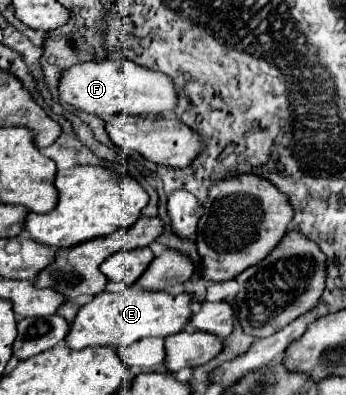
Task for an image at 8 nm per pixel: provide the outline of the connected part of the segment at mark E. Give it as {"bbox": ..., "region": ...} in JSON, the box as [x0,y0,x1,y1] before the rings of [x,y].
{"bbox":[65,285,193,349],"region":[[[139,285],[125,287],[121,293],[109,293],[103,291],[93,297],[91,303],[83,305],[71,323],[71,333],[65,337],[65,343],[71,349],[83,349],[83,347],[129,347],[131,343],[143,339],[143,337],[169,337],[175,333],[181,333],[189,321],[191,321],[191,305],[193,295],[191,293],[169,293],[169,291],[145,291],[139,289]]]}

